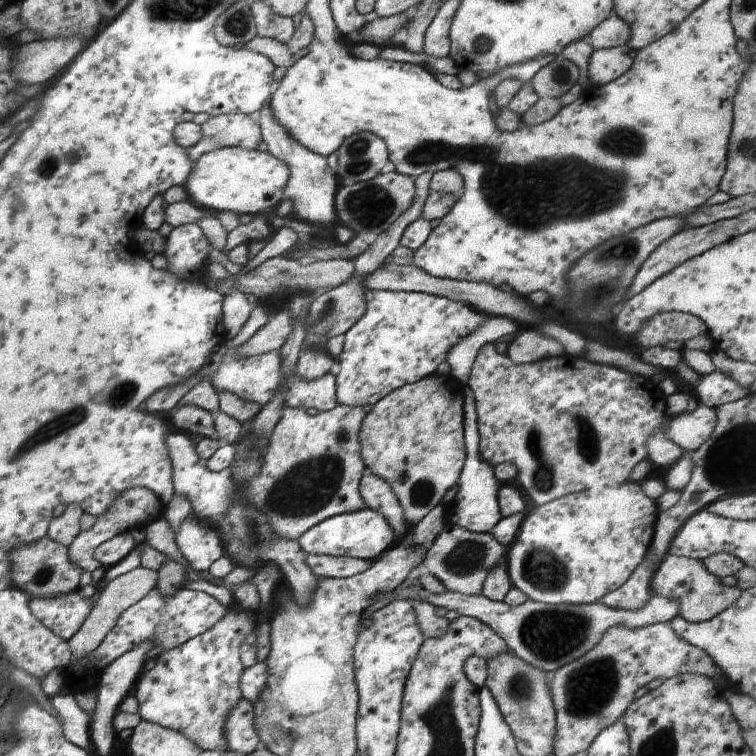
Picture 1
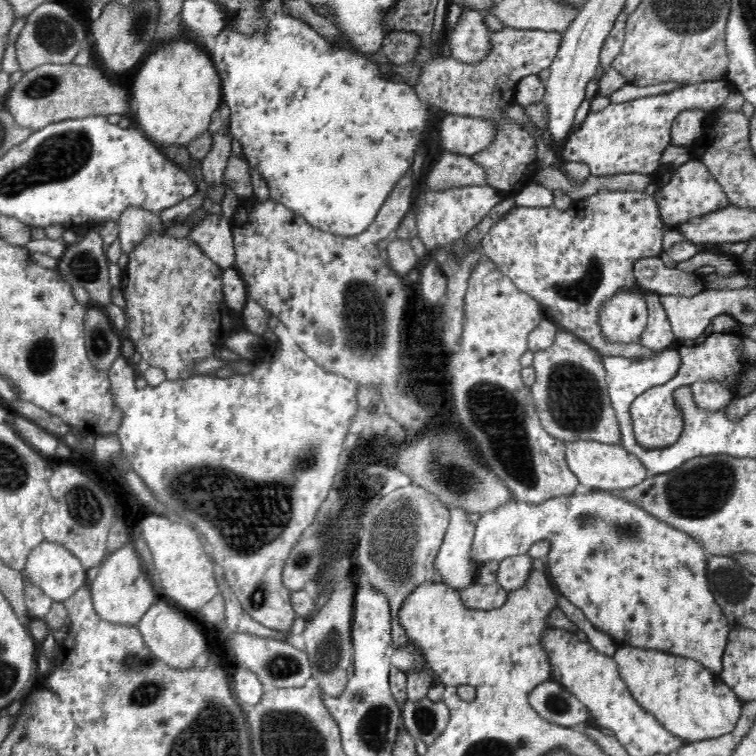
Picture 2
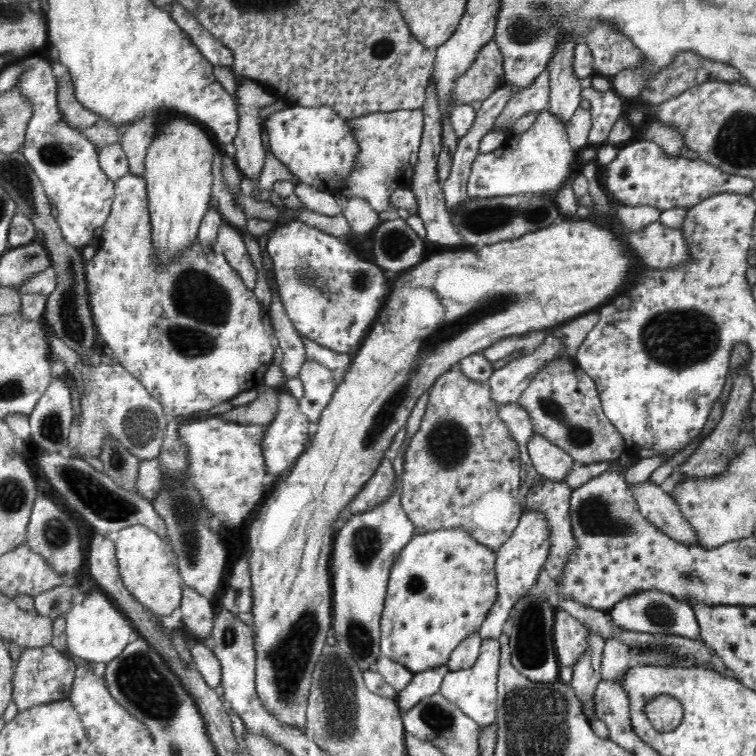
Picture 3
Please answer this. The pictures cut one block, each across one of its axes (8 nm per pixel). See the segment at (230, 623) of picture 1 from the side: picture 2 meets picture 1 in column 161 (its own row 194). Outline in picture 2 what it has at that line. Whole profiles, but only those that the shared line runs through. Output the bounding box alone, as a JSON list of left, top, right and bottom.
[652,157,730,230]

